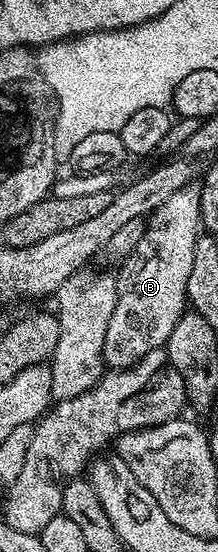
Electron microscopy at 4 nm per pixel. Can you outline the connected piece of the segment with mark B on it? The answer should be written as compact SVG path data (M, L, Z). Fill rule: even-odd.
M198 181L190 182L185 188L173 192L161 208L157 208L146 219L145 236L133 248L131 253L122 259L123 267L117 270L117 308L113 308L113 316L109 320L109 332L105 332L104 363L110 369L124 370L135 366L149 352L166 347L169 336L188 309L187 289L189 288L189 272L193 268L193 248L197 248L197 240L201 233L201 192L202 185Z

